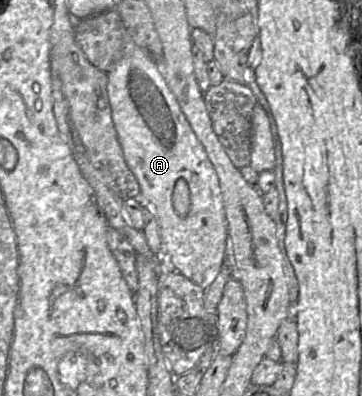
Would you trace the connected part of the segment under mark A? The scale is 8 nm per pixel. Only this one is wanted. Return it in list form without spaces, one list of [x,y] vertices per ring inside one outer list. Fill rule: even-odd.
[[[127,33],[124,34],[121,57],[107,73],[107,77],[112,120],[125,162],[139,184],[140,197],[151,206],[160,226],[163,249],[161,258],[171,269],[204,288],[213,282],[222,267],[228,239],[222,193],[213,165],[169,89],[160,67]],[[178,179],[185,180],[190,193],[190,208],[185,217],[178,215],[172,204],[173,189]]]

